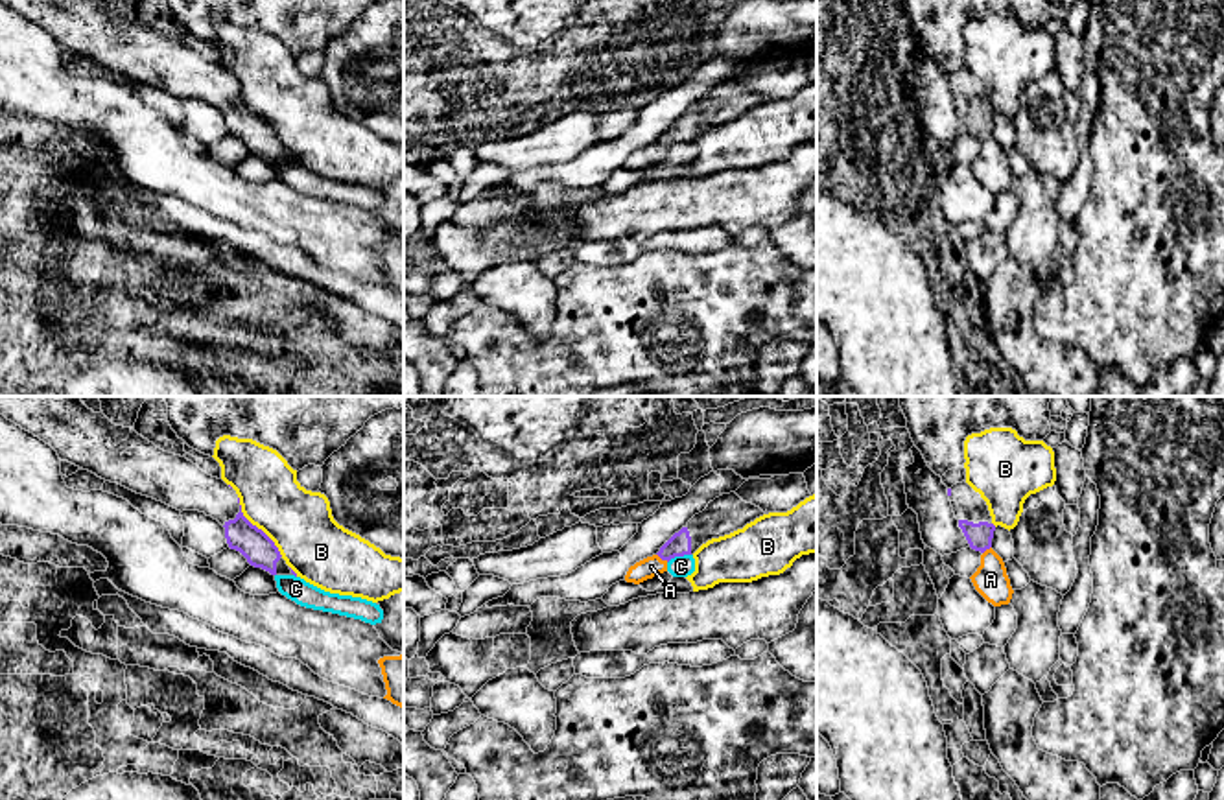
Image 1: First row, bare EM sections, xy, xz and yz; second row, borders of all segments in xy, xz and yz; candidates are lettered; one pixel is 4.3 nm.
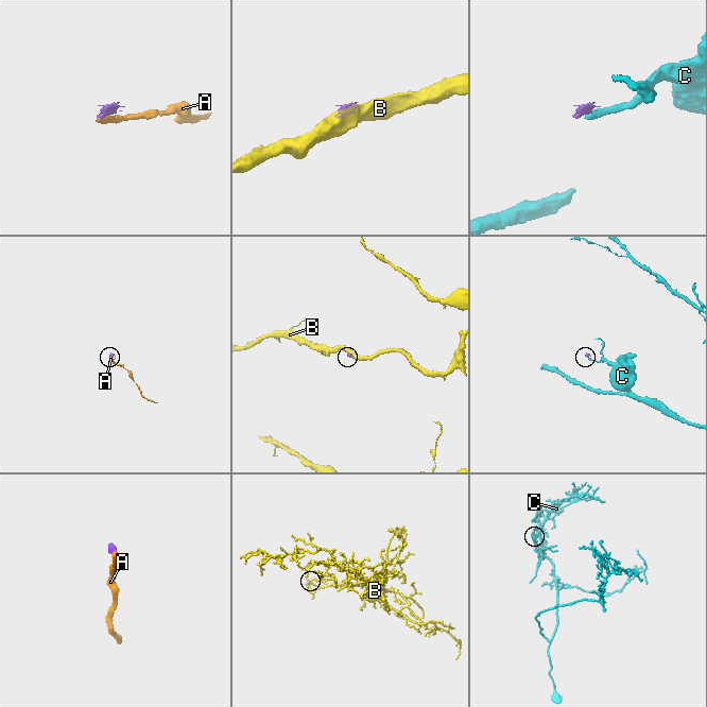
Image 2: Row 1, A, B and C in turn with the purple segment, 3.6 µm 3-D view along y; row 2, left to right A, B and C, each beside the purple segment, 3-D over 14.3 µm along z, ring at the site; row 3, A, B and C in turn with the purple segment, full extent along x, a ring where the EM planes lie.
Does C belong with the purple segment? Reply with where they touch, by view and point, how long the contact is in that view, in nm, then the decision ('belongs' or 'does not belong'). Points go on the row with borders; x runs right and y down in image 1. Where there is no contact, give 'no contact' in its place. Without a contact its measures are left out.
contact xz (679, 555); length 110 nm; does not belong

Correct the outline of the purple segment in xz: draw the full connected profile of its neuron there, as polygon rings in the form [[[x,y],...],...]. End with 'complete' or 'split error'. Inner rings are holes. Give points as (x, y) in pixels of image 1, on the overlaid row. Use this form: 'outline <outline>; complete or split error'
outline [[[736,492],[723,494],[675,533],[656,555],[667,562],[675,557],[693,555],[708,540],[743,529],[763,514],[759,507],[743,501]]]; split error

